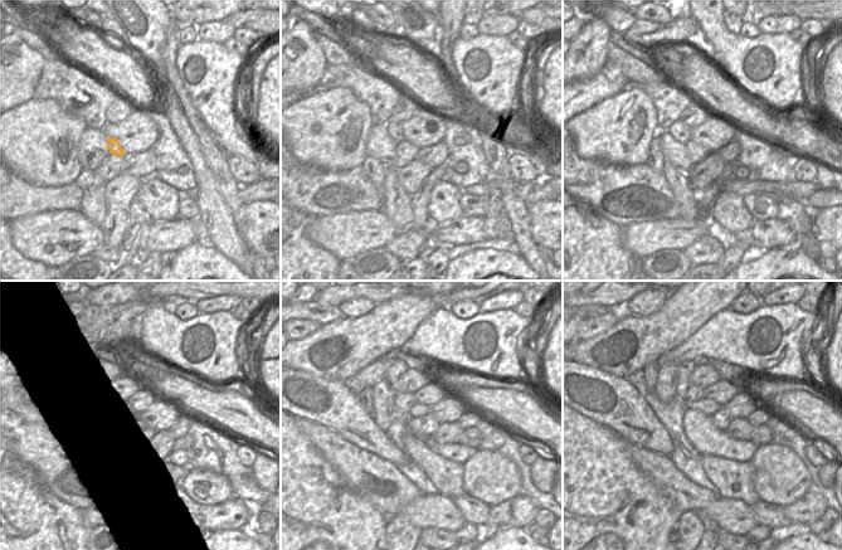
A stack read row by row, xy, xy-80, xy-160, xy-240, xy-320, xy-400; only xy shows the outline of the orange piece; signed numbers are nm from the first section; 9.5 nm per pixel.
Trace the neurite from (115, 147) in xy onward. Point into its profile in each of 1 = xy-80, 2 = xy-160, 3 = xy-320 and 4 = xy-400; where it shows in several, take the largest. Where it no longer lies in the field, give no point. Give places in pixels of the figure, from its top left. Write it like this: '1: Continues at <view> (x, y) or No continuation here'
1: Continues at xy-80 (394, 130)
2: Continues at xy-160 (682, 132)
3: Continues at xy-320 (404, 402)
4: Continues at xy-400 (695, 393).

